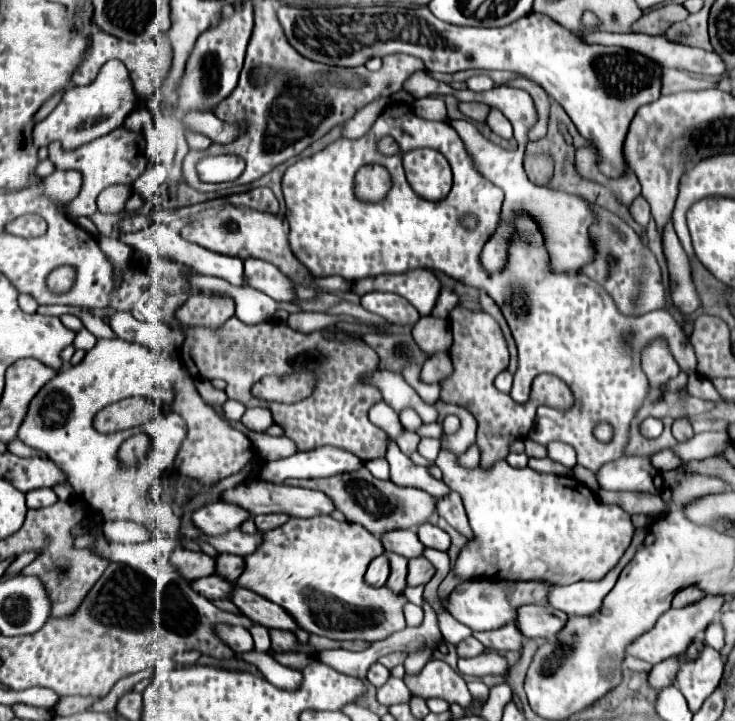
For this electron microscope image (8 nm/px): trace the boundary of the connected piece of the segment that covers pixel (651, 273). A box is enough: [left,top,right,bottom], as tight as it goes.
[580,207,668,315]

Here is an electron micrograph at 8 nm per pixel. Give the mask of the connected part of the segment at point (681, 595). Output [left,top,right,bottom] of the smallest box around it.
[672,587,704,607]

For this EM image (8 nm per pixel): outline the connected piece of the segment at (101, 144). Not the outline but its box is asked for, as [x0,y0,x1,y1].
[48,127,150,217]

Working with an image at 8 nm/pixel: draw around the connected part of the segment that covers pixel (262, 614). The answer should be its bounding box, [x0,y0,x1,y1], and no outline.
[232,587,298,631]

